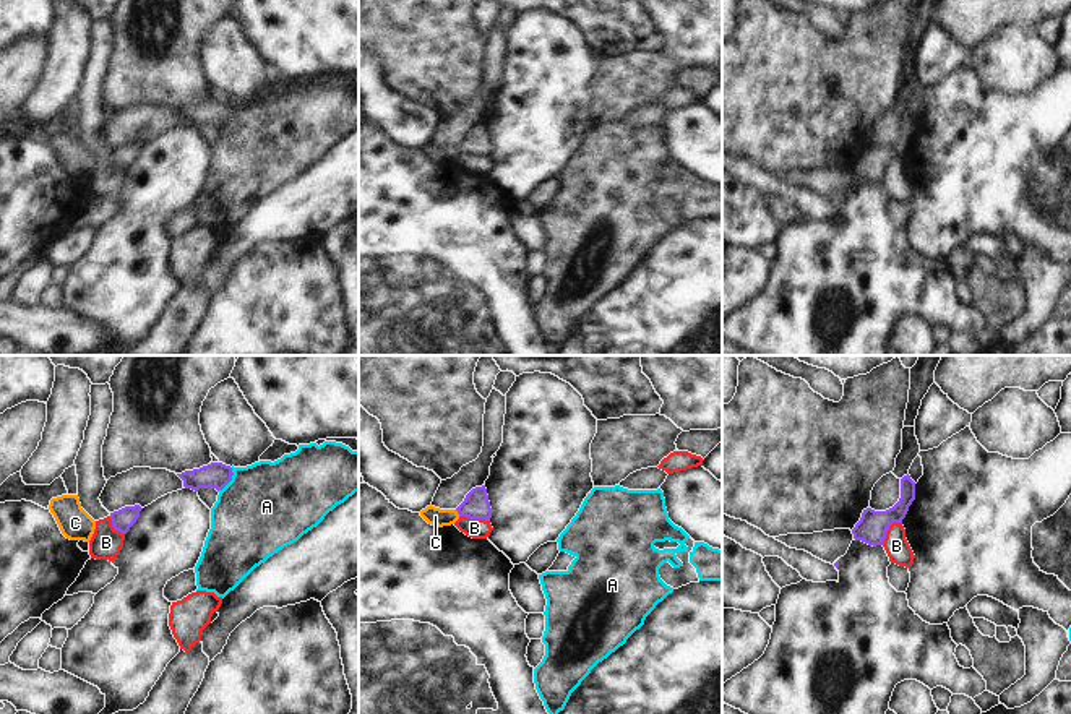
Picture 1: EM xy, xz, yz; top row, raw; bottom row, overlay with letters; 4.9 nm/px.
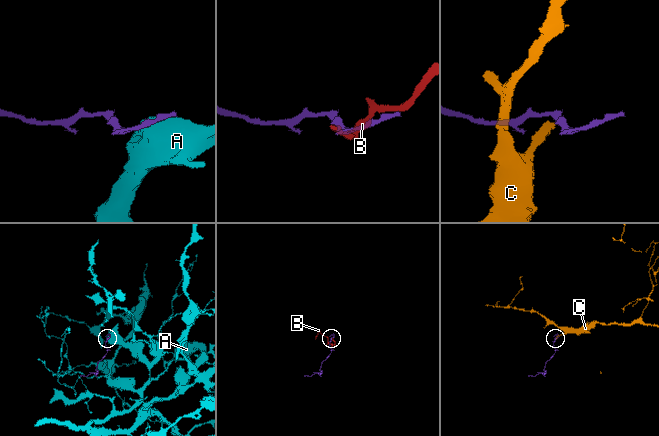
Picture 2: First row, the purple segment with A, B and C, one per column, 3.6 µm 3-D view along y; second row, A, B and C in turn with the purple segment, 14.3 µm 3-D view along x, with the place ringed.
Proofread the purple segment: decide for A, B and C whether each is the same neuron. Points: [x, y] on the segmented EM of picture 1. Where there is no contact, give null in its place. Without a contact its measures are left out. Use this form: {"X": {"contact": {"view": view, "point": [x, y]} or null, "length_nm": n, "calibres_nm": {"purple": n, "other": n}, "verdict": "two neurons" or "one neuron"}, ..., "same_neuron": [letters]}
{"A": {"contact": {"view": "xy", "point": [229, 481]}, "length_nm": 140, "calibres_nm": {"purple": 130, "other": 440}, "verdict": "two neurons"}, "B": {"contact": {"view": "yz", "point": [888, 528]}, "length_nm": 160, "calibres_nm": {"purple": 150, "other": 120}, "verdict": "two neurons"}, "C": {"contact": {"view": "xz", "point": [458, 513]}, "length_nm": 40, "calibres_nm": {"purple": 140, "other": 90}, "verdict": "one neuron"}, "same_neuron": ["C"]}

